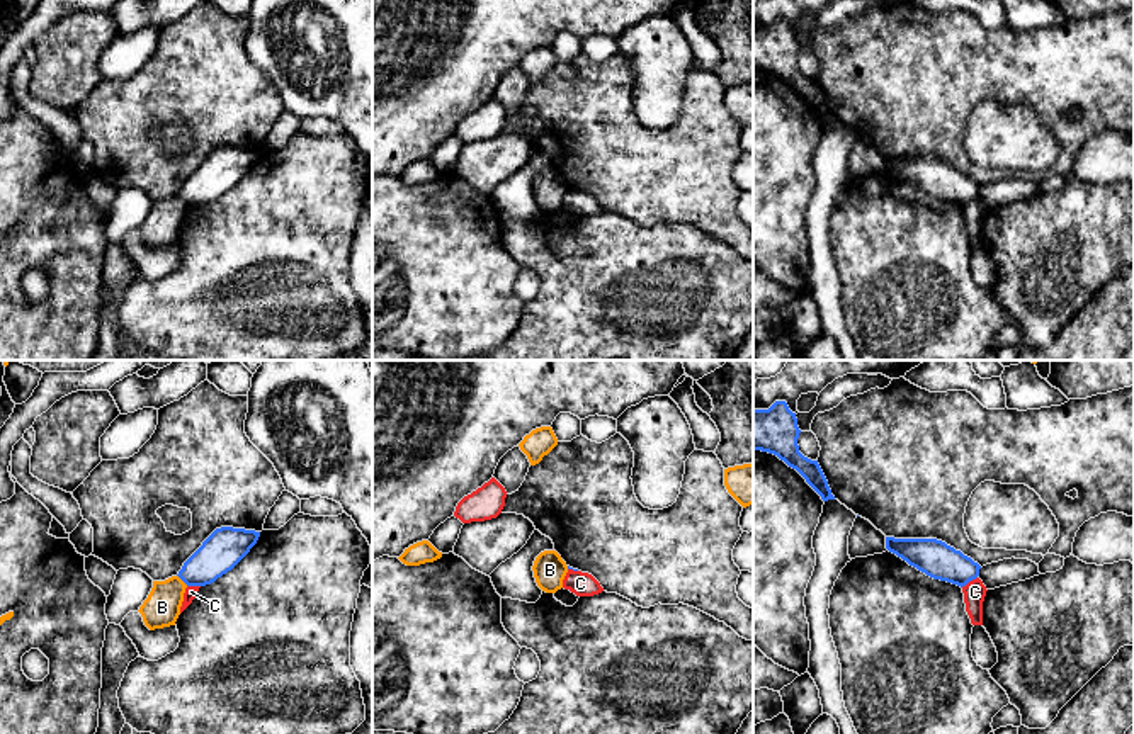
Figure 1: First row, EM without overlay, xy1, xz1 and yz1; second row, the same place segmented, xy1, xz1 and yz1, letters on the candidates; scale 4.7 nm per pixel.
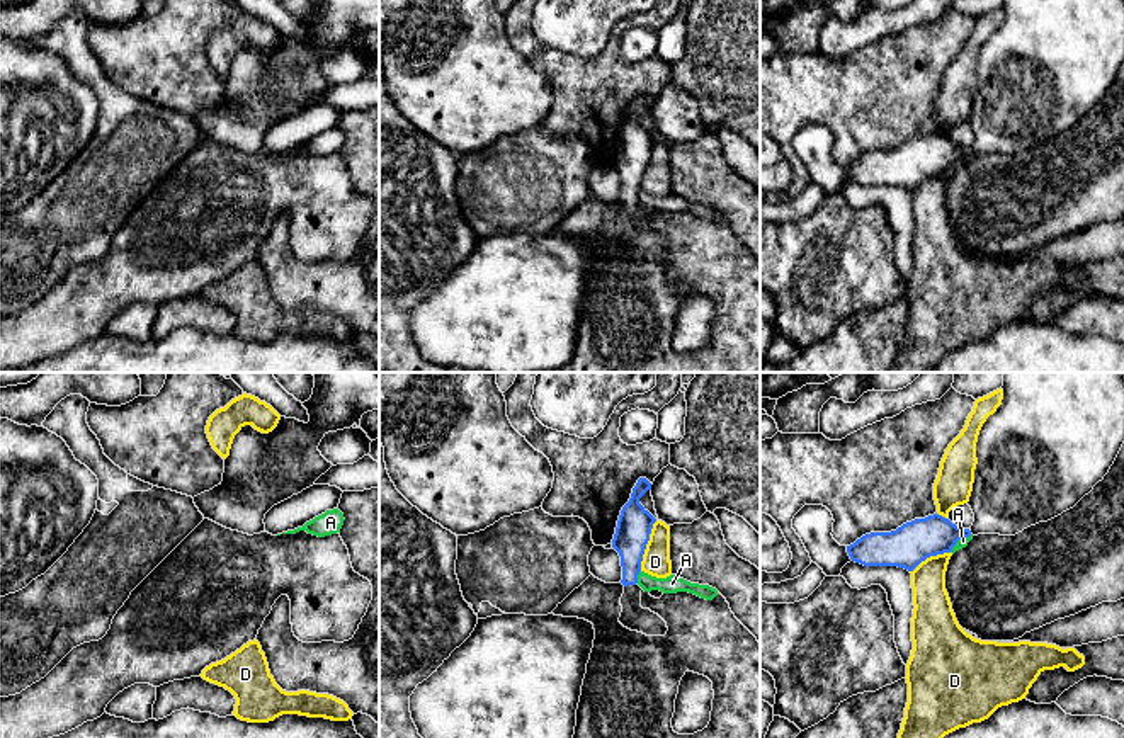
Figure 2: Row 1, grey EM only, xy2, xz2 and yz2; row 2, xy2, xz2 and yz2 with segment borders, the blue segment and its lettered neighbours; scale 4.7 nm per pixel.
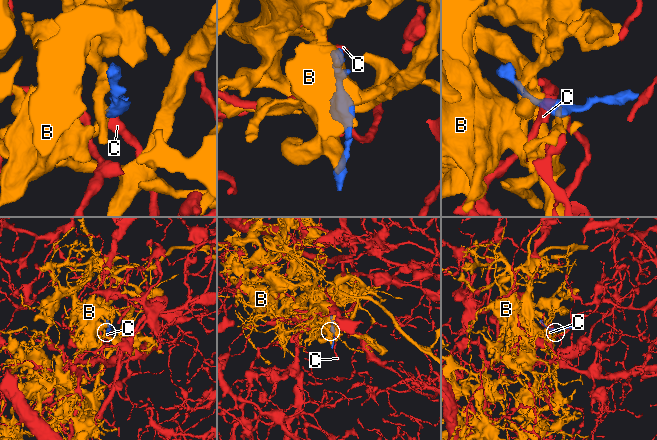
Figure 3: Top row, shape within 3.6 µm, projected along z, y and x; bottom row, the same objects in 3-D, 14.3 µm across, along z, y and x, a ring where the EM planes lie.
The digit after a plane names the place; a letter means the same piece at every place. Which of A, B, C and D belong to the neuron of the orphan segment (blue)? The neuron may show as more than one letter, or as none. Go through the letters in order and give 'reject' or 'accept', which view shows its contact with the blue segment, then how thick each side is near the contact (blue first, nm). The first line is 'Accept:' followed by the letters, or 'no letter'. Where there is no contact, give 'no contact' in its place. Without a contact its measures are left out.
Accept: no letter
A: reject; contact in xz2; calibres 170 and 90 nm
B: reject; contact in xy1; calibres 190 and 170 nm
C: reject; contact in yz1; calibres 170 and 110 nm
D: reject; contact in xz2; calibres 170 and 130 nm

